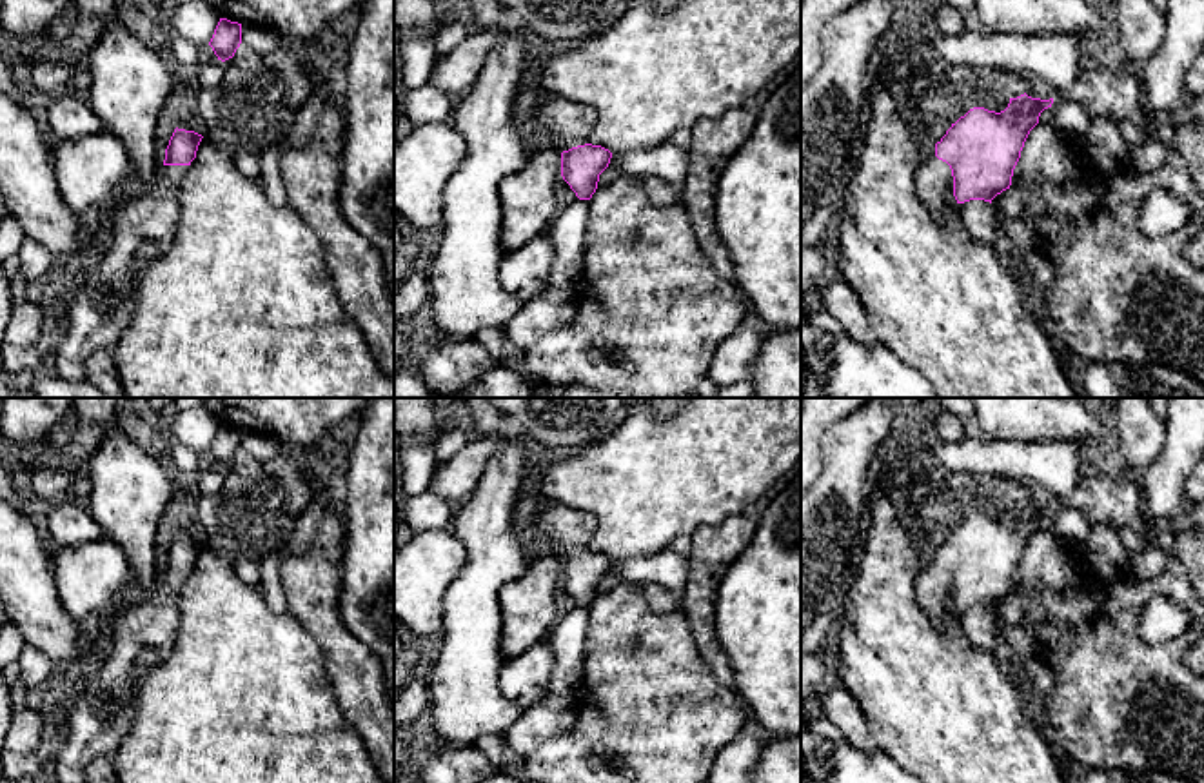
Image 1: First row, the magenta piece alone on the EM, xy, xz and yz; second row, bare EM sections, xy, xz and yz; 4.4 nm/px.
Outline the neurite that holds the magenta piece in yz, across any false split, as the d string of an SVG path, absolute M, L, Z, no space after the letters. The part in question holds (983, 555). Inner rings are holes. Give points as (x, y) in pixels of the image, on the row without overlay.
M1026 500L1010 505L1004 518L973 514L935 550L935 561L923 567L915 580L919 607L933 621L948 618L952 598L961 612L970 607L990 609L1010 596L1013 576L1030 538L1039 530L1053 505L1031 505Z

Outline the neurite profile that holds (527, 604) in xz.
M548 554L528 561L528 569L499 590L501 638L505 661L543 643L556 625L556 589L561 580L561 556Z

